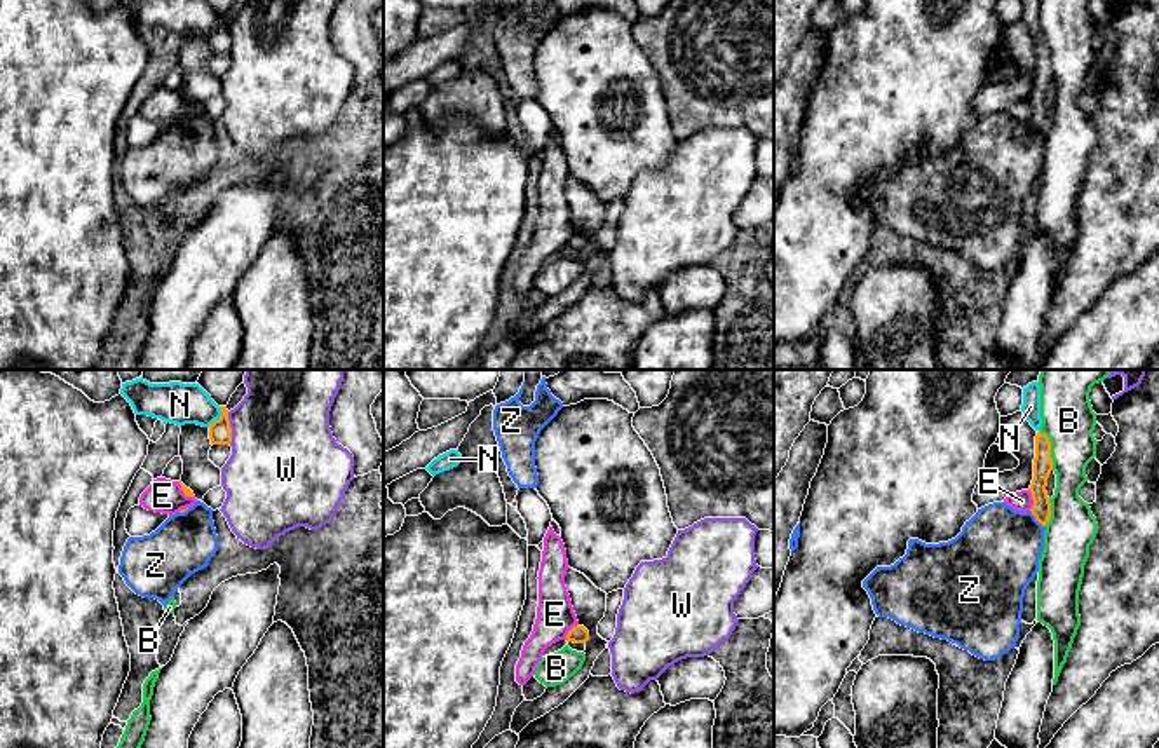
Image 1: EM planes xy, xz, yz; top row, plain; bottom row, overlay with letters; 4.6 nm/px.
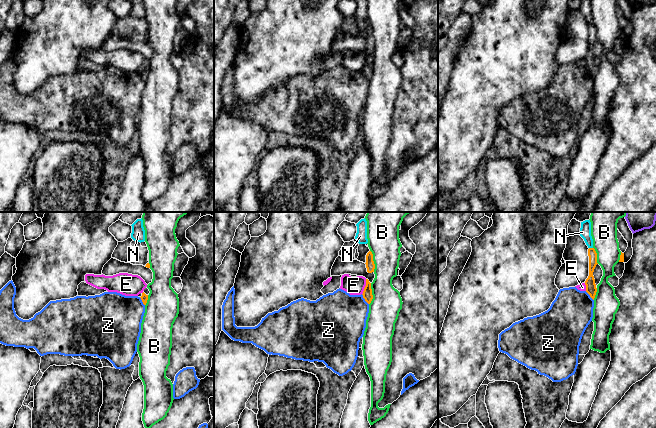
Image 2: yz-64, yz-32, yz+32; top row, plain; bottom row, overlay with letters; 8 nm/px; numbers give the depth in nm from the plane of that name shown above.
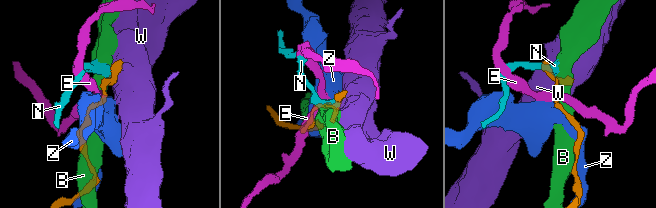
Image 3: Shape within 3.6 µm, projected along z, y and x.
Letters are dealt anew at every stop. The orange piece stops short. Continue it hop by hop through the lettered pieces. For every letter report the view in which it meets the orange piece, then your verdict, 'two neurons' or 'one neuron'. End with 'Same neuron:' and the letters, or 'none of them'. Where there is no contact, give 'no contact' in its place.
B: meets orange in yz; two neurons
E: meets orange in yz; two neurons
N: meets orange in xy; one neuron
W: meets orange in xy; two neurons
Z: meets orange in yz; two neurons
Same neuron: N

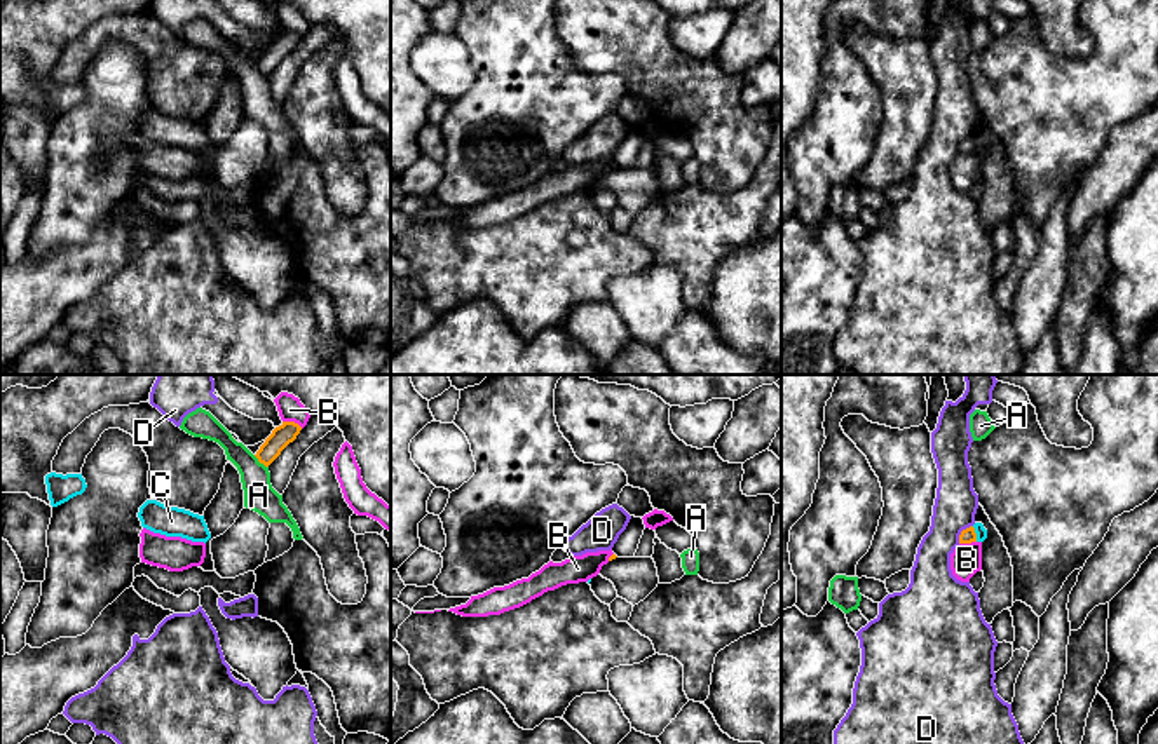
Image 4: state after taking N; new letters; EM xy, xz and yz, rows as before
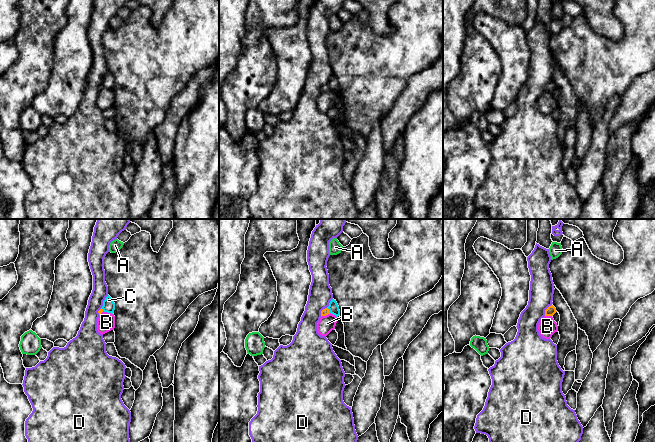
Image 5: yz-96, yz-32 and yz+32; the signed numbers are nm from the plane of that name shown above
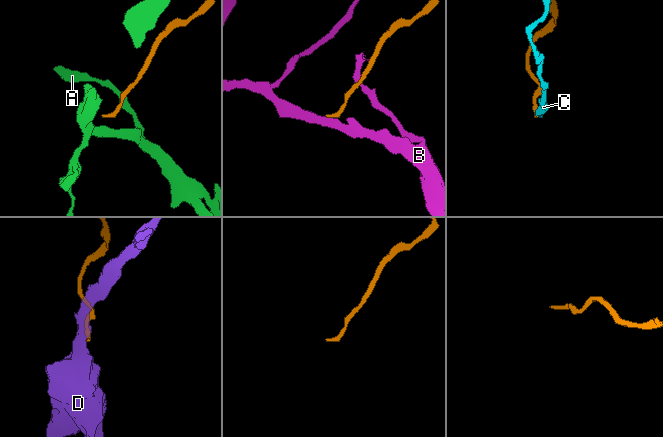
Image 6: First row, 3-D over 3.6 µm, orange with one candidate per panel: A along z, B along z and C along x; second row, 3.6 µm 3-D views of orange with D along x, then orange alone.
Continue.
A: meets orange in xy; two neurons
B: meets orange in xy; two neurons
C: meets orange in yz; two neurons
D: meets orange in yz; two neurons
Same neuron: none of them

